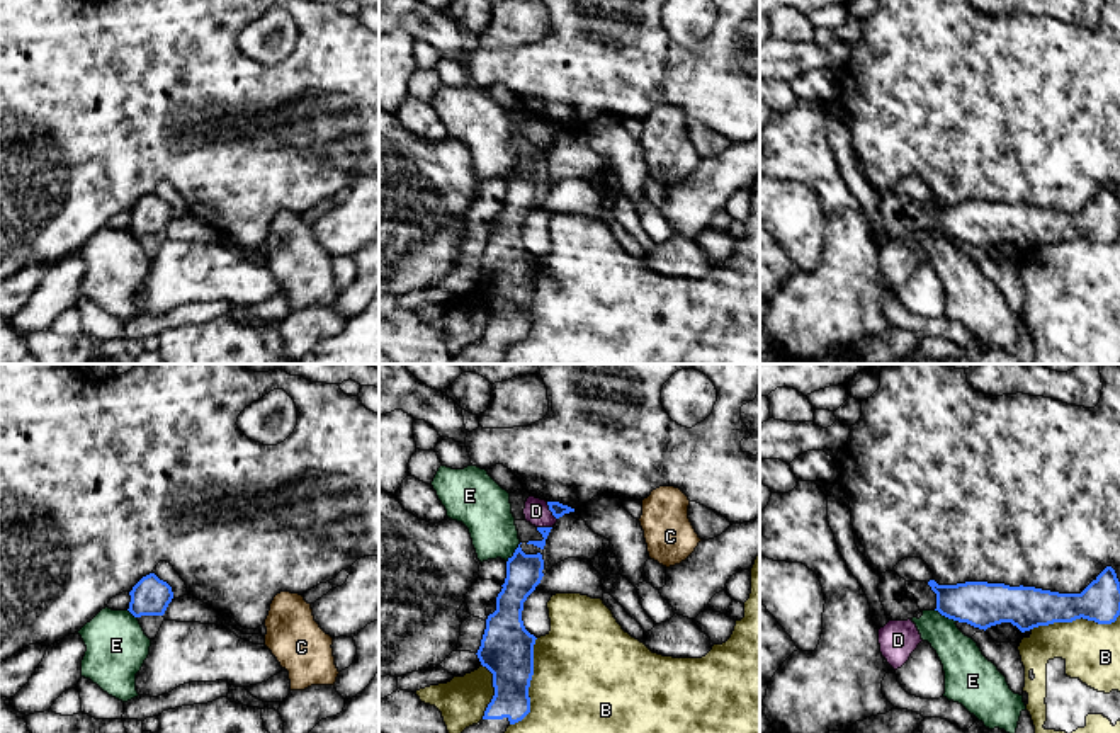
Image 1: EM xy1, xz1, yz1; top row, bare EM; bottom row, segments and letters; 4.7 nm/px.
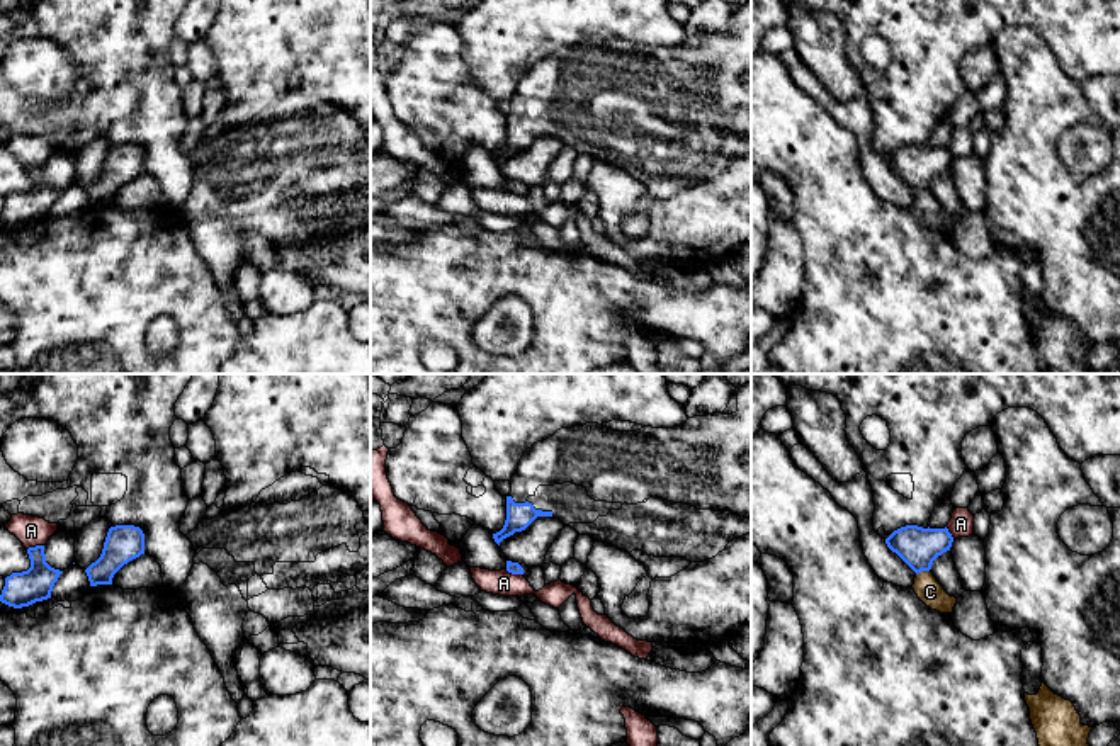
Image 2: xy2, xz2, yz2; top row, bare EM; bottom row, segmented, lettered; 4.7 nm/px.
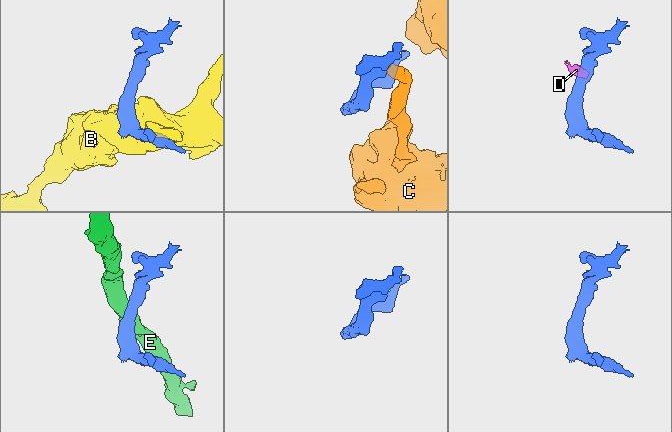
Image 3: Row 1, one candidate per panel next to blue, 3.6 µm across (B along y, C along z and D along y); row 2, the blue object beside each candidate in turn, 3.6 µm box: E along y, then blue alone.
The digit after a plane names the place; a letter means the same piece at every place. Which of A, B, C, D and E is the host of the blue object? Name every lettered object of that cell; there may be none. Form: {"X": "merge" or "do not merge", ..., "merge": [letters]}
{"A": "do not merge", "B": "do not merge", "C": "do not merge", "D": "do not merge", "E": "do not merge", "merge": []}

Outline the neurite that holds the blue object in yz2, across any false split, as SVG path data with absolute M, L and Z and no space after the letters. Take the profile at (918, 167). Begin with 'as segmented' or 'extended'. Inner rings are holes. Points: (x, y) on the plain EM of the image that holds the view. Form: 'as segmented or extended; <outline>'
as segmented; M906 144L894 150L887 158L887 167L896 172L916 194L930 190L933 180L950 170L953 161L948 148L923 148Z

